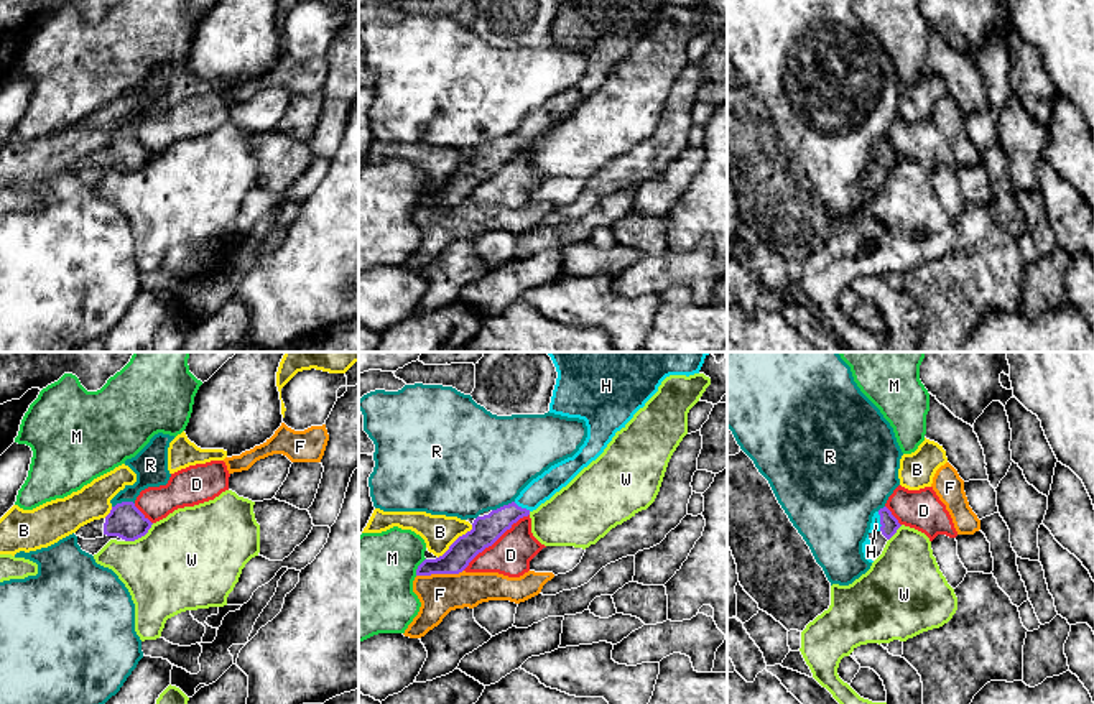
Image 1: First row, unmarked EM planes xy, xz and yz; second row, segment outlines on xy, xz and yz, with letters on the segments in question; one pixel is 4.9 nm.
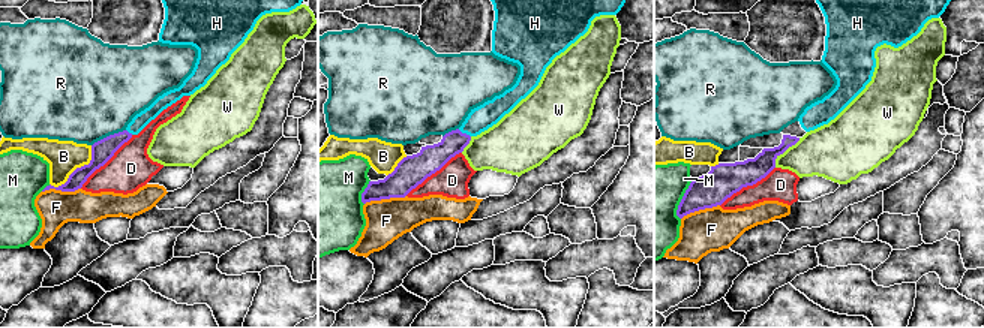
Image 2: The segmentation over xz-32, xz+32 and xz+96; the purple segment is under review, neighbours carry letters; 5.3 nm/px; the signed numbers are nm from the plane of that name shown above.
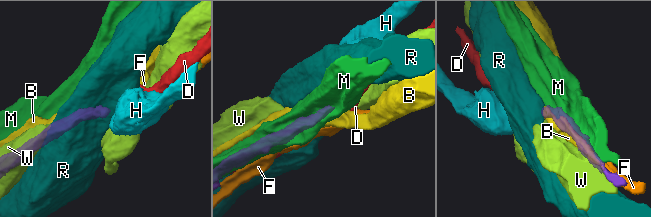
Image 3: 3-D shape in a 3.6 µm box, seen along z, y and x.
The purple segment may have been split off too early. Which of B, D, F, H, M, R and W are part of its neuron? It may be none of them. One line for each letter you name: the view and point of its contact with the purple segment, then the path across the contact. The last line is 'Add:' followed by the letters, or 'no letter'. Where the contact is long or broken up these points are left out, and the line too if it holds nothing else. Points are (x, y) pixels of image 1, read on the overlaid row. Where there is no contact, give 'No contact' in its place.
H: Touches purple at yz (880, 522). Path across: yz (889, 523), (880, 522), (876, 525)
Add: H

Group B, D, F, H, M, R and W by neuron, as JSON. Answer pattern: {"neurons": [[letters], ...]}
{"neurons": [["B"], ["D"], ["F"], ["H"], ["M"], ["R"], ["W"]]}

